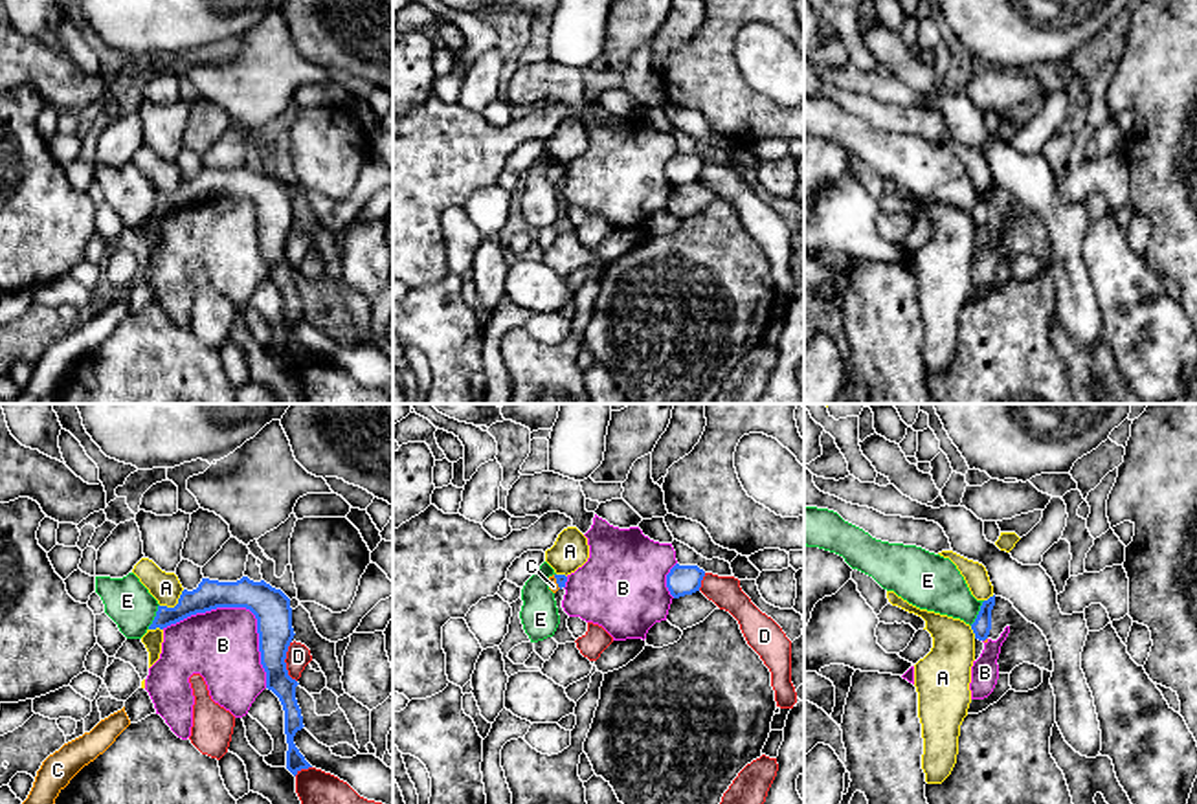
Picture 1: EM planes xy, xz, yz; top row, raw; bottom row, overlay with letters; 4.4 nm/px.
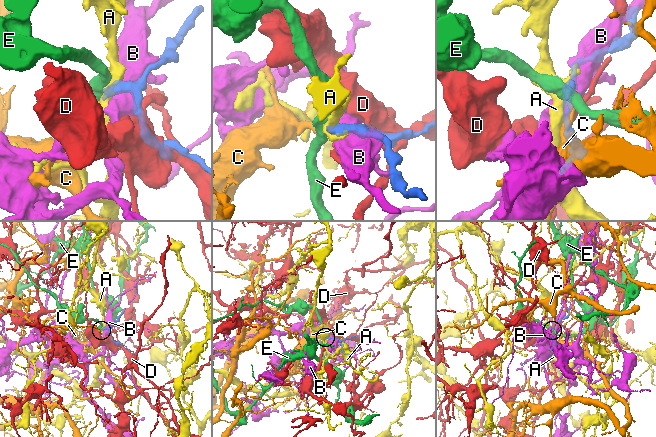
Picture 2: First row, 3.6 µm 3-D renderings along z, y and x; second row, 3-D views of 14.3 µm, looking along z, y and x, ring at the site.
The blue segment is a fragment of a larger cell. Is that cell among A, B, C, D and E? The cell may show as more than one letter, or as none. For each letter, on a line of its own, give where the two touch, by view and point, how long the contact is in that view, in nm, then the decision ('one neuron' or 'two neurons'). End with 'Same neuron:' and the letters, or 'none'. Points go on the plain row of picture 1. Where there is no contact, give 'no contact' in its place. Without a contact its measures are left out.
A: contact xy (177, 193); length 130 nm; two neurons
B: contact xy (245, 195); length 550 nm; two neurons
C: contact xz (557, 171); length 70 nm; one neuron
D: contact xy (283, 250); length 190 nm; two neurons
E: contact yz (979, 202); length 130 nm; two neurons
Same neuron: C

